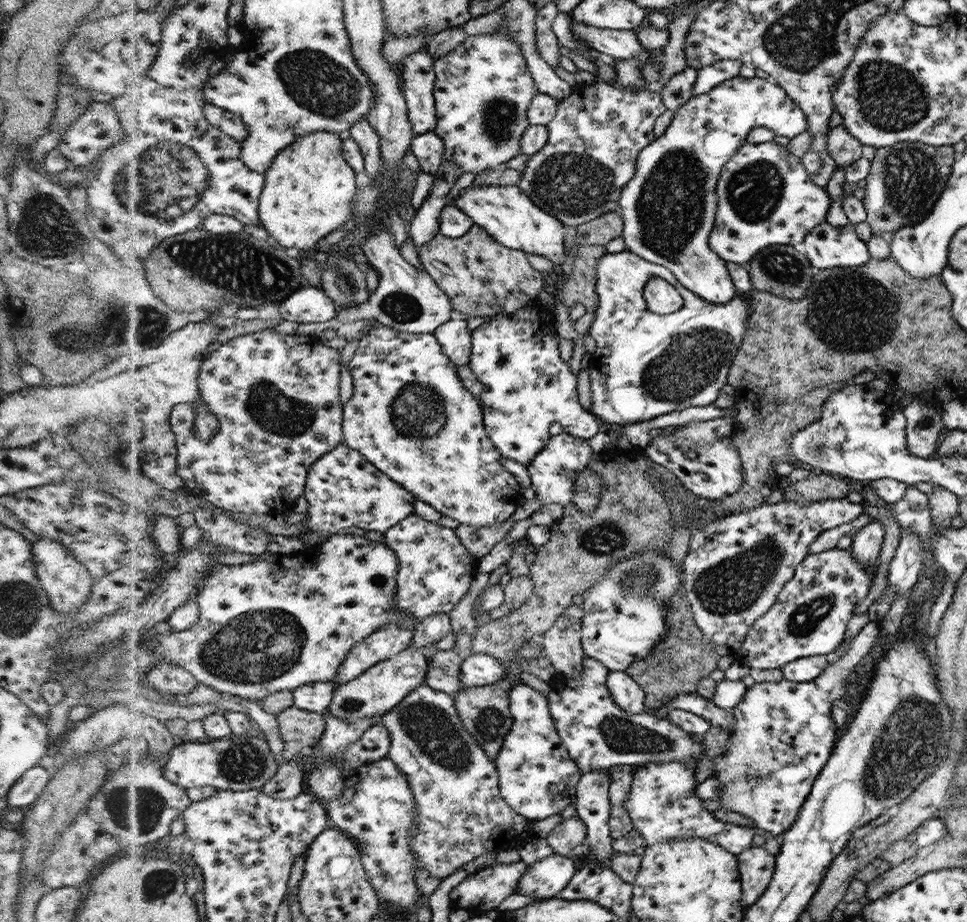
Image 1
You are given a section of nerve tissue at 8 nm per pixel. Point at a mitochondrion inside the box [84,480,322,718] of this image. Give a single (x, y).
(260, 645)

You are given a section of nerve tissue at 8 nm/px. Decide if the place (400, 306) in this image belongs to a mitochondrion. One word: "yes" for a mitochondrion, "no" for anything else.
yes

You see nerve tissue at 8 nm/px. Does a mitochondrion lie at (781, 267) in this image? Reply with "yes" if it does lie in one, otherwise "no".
yes

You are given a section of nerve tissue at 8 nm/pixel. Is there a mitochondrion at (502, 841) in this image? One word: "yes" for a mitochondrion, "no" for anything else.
no

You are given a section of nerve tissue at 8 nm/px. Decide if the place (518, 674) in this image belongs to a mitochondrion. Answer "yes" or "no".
no

